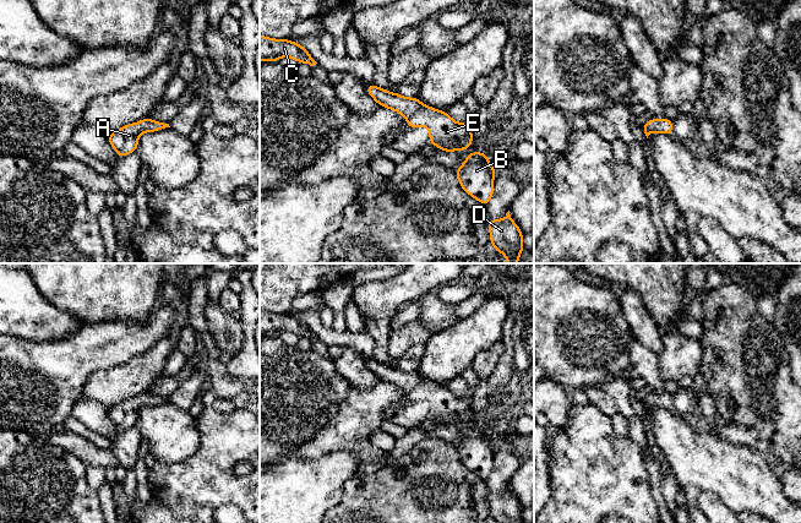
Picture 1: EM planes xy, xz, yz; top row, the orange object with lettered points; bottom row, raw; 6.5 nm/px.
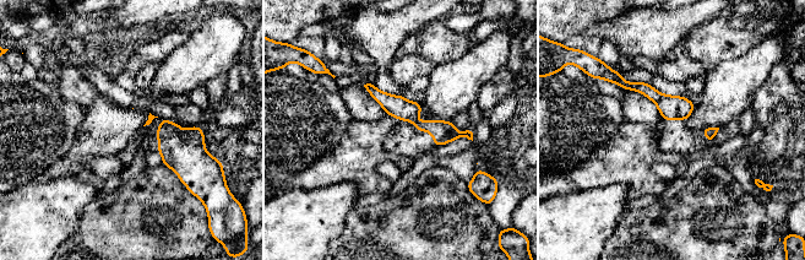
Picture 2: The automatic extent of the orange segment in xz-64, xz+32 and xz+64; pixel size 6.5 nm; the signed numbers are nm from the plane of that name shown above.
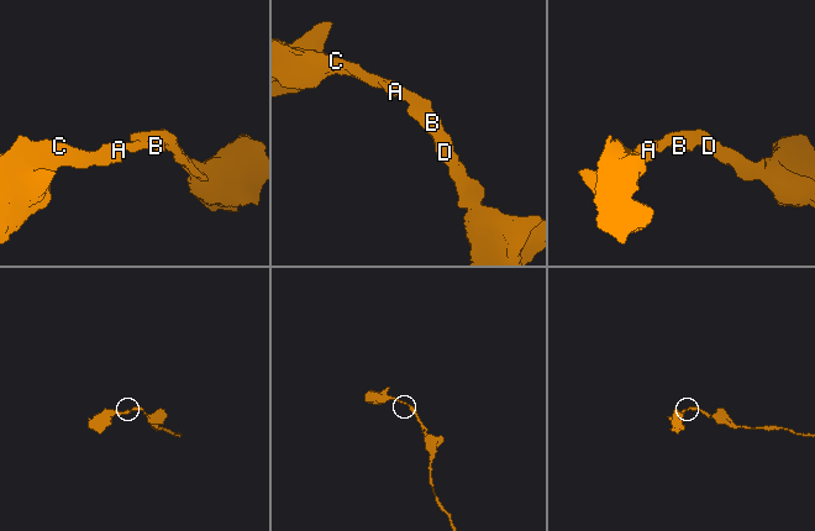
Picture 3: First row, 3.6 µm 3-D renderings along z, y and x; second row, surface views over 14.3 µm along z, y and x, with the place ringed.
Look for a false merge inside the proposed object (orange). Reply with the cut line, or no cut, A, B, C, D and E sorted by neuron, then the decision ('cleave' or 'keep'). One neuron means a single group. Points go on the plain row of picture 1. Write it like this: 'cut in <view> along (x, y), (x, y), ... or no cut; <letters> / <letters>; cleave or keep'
no cut; A B C D E; keep

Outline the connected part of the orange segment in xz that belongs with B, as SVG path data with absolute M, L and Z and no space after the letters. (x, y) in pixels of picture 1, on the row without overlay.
M476 425L465 432L459 443L454 445L462 463L484 480L494 469L496 445L487 432L489 430Z

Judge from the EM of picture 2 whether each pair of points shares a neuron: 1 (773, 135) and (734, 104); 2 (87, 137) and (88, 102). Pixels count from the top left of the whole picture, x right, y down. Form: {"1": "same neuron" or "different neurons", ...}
{"1": "different neurons", "2": "different neurons"}

